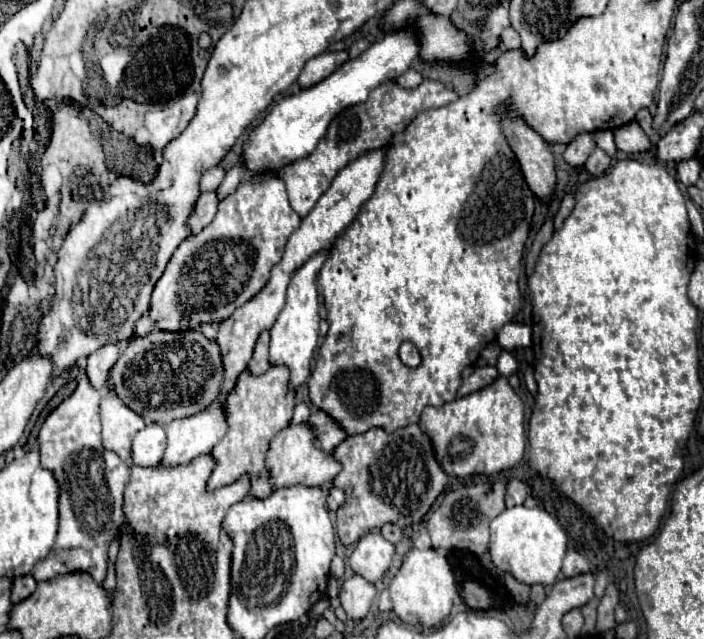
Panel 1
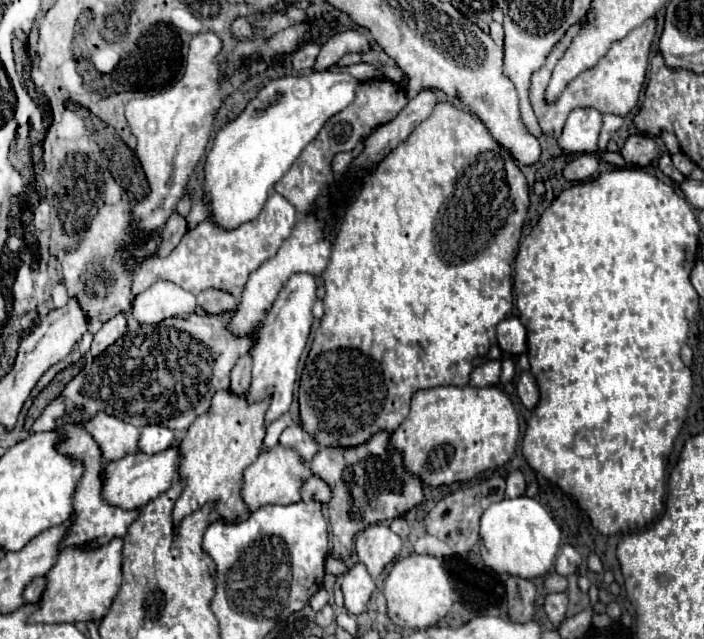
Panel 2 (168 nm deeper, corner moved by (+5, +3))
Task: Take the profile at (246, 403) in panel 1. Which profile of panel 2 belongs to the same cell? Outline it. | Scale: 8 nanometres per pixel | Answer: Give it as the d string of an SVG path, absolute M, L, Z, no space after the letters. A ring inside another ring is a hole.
M220 390L214 394L208 412L198 416L186 432L186 438L180 442L182 462L180 462L180 478L186 482L176 506L174 506L174 522L180 522L186 514L202 508L208 502L214 502L216 512L224 520L240 522L250 516L250 508L242 500L242 474L262 450L262 440L266 436L264 414L268 410L270 398L260 402L250 402L248 396L238 396L230 390Z

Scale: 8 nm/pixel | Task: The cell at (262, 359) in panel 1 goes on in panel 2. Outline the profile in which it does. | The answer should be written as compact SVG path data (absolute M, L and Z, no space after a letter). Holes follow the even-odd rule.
M244 354L238 358L236 366L232 368L232 382L230 382L230 392L234 394L246 394L250 388L252 380L252 354Z

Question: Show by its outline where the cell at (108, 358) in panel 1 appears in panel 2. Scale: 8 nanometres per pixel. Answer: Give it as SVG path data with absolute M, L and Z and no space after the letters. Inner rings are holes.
M118 314L116 318L108 320L94 336L92 340L92 350L90 354L96 358L100 356L108 346L112 346L118 338L122 338L126 332L126 314Z

